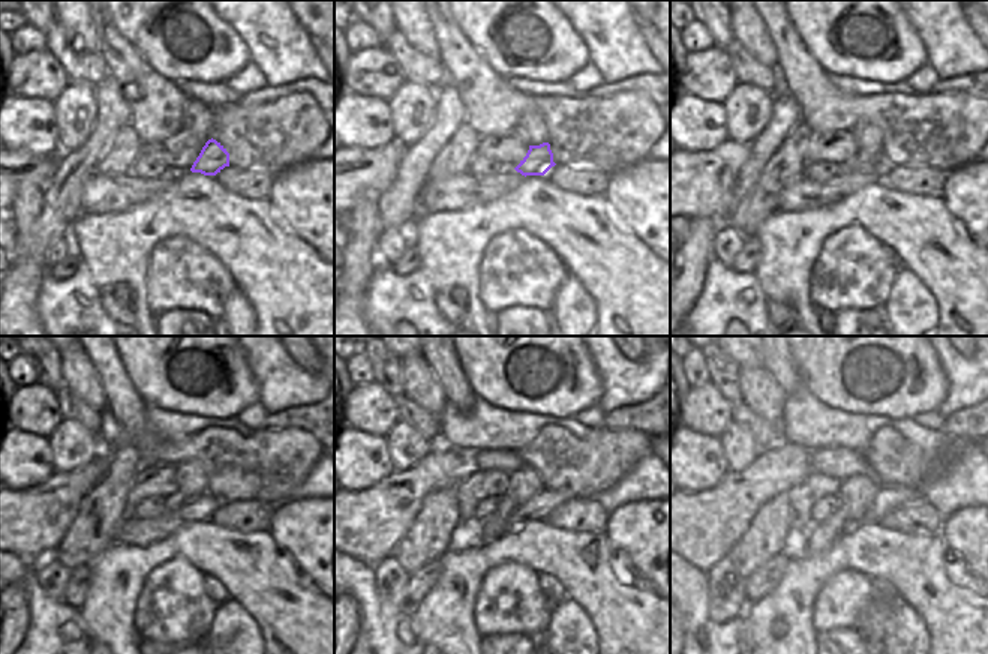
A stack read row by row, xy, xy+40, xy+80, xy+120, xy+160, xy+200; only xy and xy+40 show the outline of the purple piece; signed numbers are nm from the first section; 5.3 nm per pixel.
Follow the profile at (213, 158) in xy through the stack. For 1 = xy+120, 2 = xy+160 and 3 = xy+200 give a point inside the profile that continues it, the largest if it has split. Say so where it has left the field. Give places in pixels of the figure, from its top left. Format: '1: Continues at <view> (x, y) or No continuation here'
1: Continues at xy+120 (174, 501)
2: Continues at xy+160 (496, 525)
3: Continues at xy+200 (820, 536).

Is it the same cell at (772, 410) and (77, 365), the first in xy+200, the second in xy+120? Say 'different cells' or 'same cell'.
same cell

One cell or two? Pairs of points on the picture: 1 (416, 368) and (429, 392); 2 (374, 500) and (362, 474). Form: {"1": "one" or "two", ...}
{"1": "one", "2": "two"}

